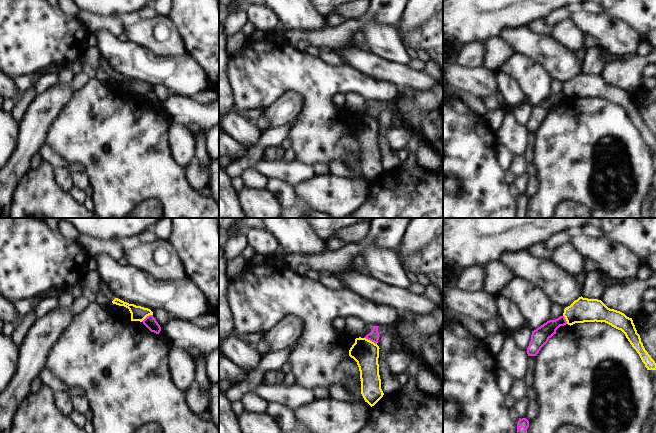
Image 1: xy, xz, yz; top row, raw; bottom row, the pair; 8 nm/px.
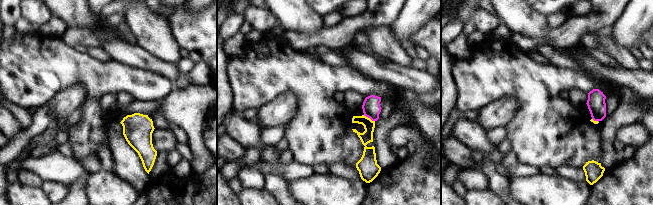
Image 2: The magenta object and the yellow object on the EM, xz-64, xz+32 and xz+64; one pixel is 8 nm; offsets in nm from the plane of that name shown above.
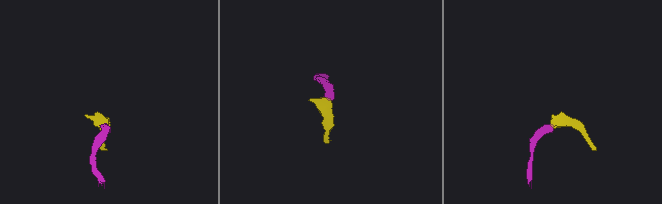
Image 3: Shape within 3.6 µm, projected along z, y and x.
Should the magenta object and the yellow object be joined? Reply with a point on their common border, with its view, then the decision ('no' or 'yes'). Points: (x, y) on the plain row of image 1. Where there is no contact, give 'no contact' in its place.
xz (370, 116) | no

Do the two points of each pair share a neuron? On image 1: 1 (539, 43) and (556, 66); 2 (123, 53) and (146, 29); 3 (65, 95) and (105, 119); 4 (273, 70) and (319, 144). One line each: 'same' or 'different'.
1: same
2: different
3: different
4: same

